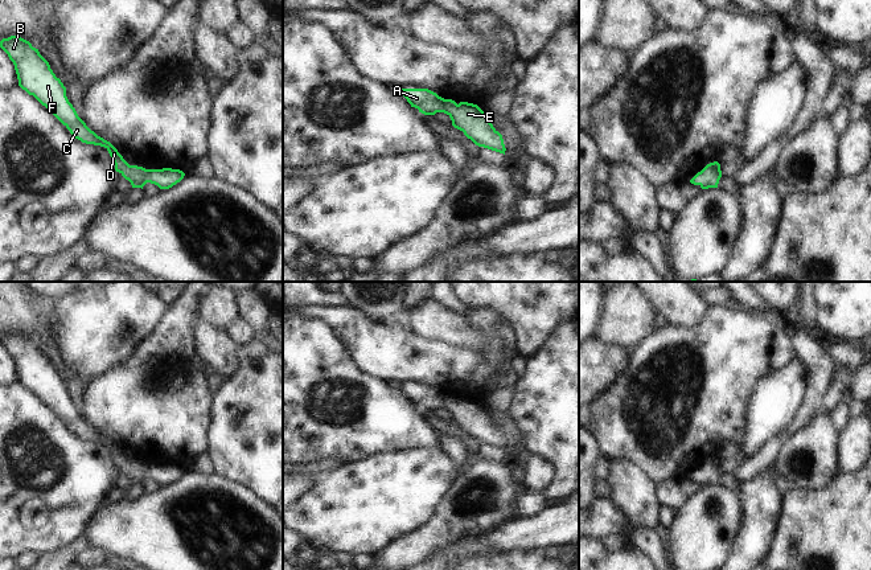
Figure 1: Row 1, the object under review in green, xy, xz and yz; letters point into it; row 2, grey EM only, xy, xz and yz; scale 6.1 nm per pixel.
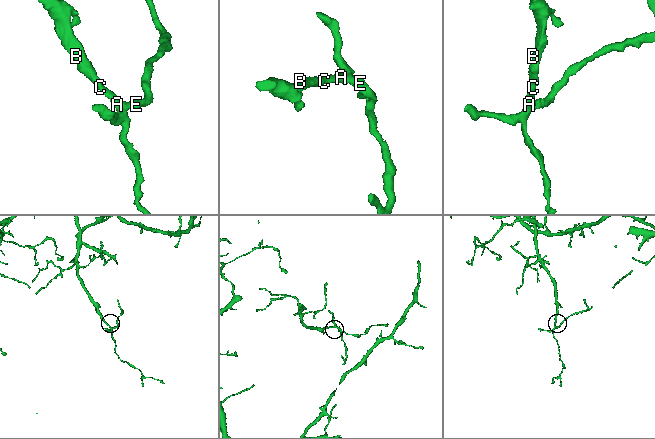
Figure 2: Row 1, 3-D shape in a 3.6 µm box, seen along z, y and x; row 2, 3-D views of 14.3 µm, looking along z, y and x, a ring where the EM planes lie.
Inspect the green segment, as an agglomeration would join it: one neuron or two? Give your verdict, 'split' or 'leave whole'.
leave whole

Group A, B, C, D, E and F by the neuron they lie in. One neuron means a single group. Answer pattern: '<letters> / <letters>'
A B C D E F

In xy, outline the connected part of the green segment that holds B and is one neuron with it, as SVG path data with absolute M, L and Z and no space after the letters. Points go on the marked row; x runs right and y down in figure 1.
M11 36L0 41L0 48L15 65L19 86L45 106L75 139L86 144L104 147L112 157L115 171L128 180L132 188L143 189L147 183L151 183L160 189L169 189L184 179L185 173L180 169L145 169L130 165L110 142L98 136L78 116L66 97L66 87L29 41Z

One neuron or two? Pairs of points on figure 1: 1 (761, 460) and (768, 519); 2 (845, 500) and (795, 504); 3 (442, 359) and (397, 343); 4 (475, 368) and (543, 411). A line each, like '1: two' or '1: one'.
1: two
2: one
3: one
4: two

